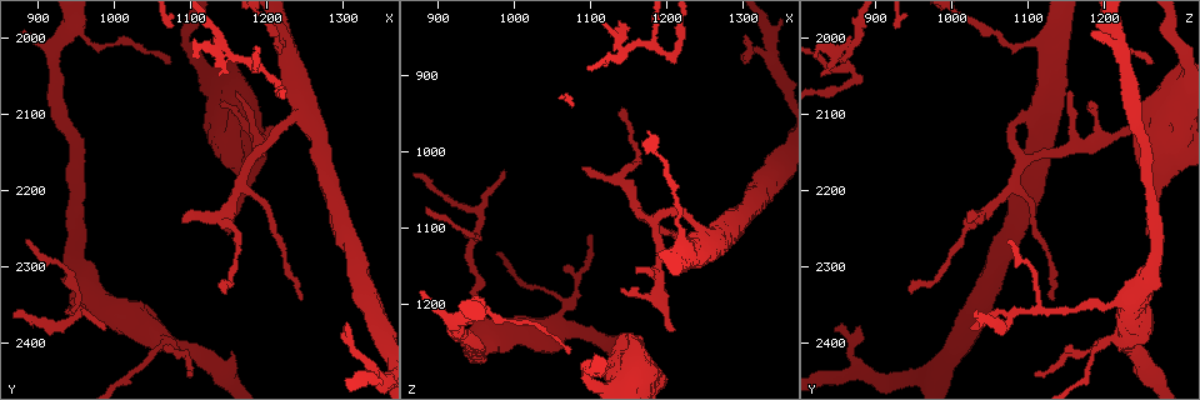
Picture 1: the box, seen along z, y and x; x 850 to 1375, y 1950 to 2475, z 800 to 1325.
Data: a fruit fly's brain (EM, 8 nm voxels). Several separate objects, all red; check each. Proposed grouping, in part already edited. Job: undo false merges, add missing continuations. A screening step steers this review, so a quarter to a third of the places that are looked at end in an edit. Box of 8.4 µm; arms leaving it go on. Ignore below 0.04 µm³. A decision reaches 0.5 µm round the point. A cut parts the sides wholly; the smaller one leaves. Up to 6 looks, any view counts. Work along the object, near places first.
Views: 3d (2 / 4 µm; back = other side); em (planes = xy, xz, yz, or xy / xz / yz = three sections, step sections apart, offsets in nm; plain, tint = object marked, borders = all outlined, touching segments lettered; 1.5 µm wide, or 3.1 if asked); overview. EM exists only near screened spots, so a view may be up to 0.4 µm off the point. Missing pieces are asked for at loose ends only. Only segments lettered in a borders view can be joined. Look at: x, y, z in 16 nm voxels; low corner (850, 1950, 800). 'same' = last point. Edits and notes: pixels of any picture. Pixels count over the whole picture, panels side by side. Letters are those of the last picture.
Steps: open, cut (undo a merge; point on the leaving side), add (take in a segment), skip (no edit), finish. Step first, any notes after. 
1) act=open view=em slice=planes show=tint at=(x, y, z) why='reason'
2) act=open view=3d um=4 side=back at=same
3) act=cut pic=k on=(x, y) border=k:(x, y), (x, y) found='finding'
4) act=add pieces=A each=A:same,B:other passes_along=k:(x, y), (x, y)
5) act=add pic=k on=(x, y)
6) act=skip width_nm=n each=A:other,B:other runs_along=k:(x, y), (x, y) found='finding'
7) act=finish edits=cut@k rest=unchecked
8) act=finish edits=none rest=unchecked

act=open view=3d um=2 at=(1145, 2335, 945) why='free end'

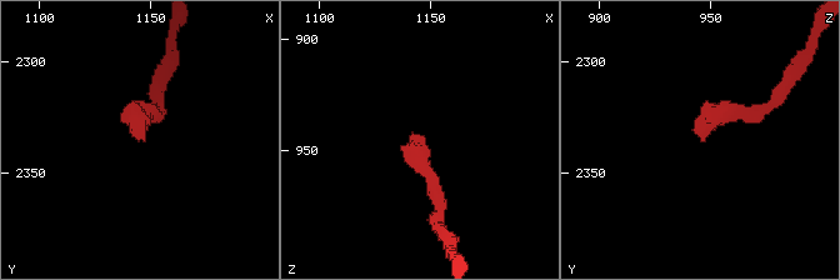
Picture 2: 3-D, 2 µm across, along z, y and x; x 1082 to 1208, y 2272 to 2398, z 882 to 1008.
act=open view=em slice=planes show=borders at=(1145, 2335, 945)

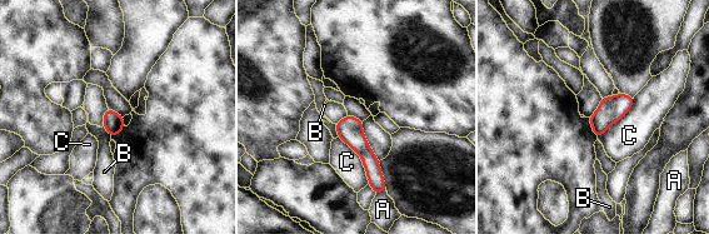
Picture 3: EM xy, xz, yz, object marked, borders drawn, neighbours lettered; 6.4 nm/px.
act=skip each=A:other,B:other,C:other border=3:(338, 138), (359, 155), (369, 183) found='no lettered segment goes on from it'

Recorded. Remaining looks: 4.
act=open view=em slice=xy step=8 show=tint at=(1245, 2345, 1135) why='thin end'

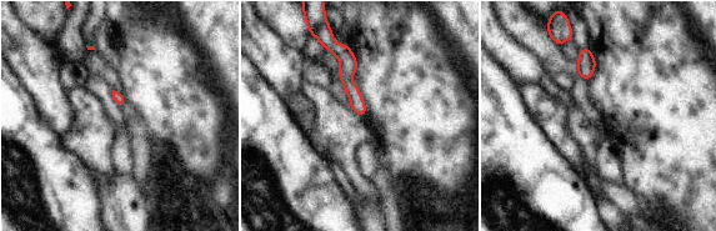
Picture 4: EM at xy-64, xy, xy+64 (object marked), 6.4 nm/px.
act=open view=em slice=planes show=borders at=same

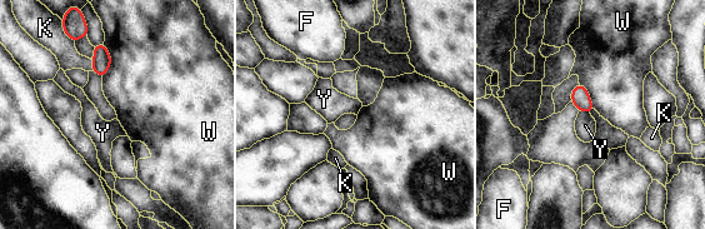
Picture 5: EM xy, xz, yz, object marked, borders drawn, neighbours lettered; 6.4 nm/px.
act=skip each=F:other,K:other,W:other,Y:other border=5:(580, 110), (589, 114) found='none of them fits'

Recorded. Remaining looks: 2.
act=open view=em slice=xy step=4 show=tint at=(885, 2265, 1075) why='tapers out'

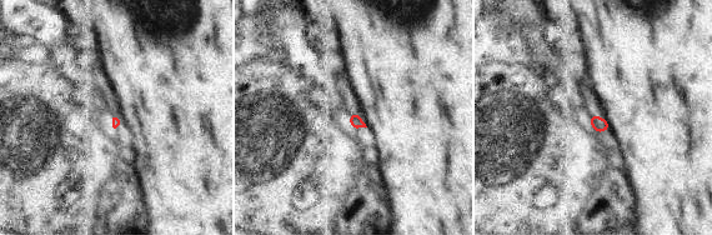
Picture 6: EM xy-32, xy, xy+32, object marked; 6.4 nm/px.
act=open view=em slice=xz step=4 show=borders at=same

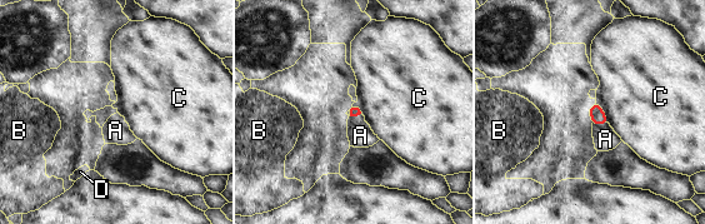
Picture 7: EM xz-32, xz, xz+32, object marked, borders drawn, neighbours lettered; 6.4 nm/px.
act=skip each=A:other,B:other,C:other,D:other border=7:(596, 100), (609, 123) found='no lettered segment goes on from it'

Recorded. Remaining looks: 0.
act=finish edits=none rest=unchecked

